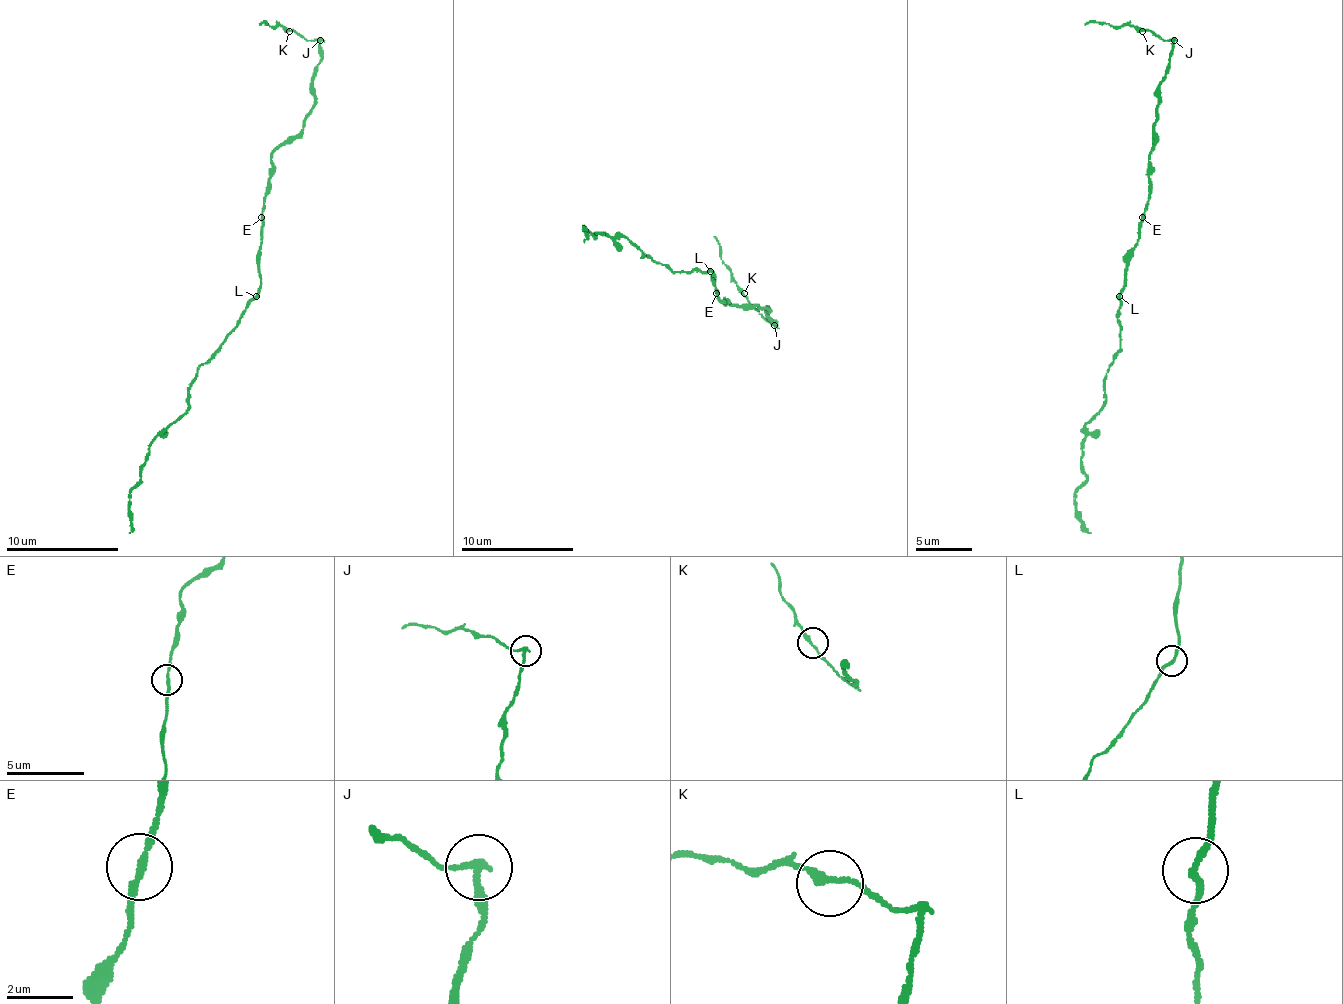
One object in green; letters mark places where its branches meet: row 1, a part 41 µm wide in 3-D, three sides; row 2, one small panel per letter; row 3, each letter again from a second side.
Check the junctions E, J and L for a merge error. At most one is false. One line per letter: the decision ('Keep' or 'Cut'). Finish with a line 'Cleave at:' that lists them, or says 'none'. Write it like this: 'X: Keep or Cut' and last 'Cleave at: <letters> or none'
E: Keep
J: Cut
L: Keep
Cleave at: J

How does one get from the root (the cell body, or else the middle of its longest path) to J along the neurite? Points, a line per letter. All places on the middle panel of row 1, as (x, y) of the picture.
J: (713, 282), (719, 299), (730, 305), (767, 308), (769, 310), (767, 313), (775, 324)

